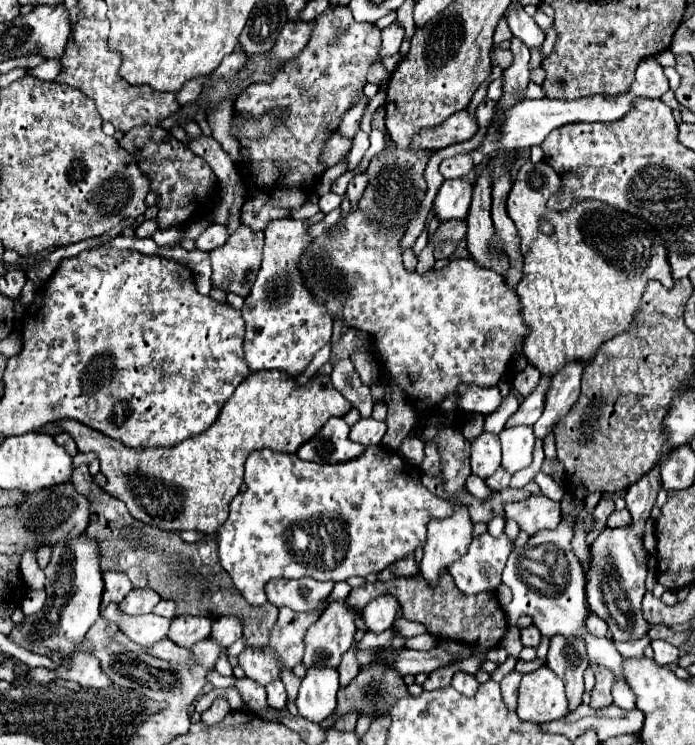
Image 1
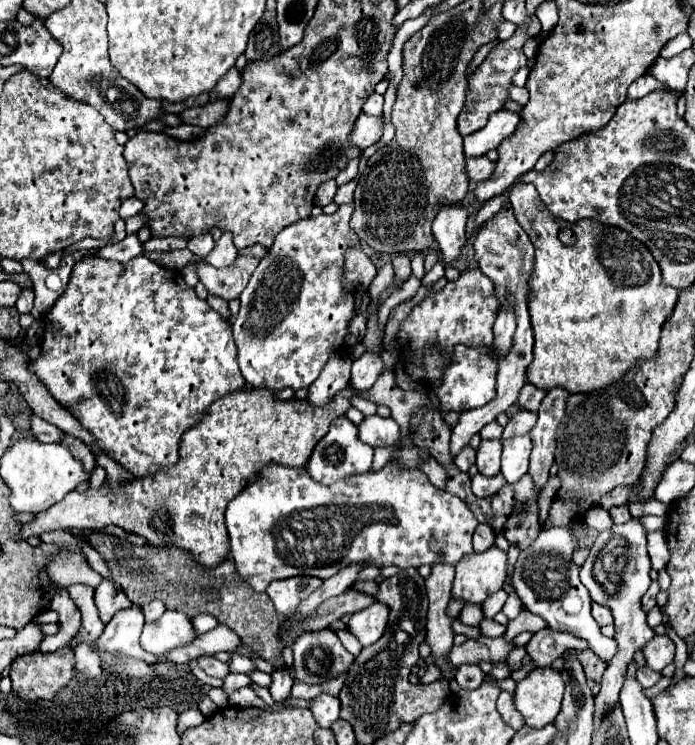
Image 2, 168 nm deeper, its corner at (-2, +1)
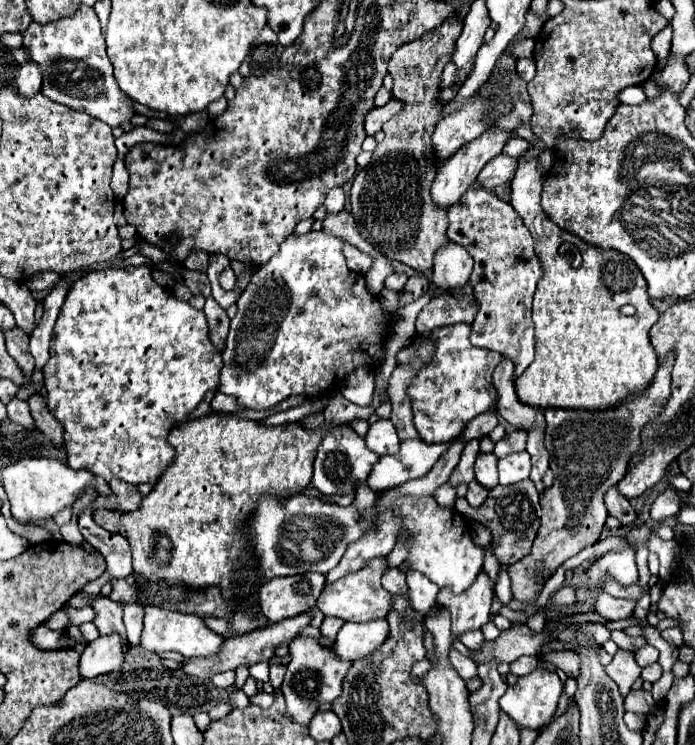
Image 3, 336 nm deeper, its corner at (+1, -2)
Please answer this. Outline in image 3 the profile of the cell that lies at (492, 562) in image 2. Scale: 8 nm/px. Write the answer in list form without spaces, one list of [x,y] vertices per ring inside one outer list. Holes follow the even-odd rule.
[[[481,572],[475,584],[459,596],[455,596],[449,588],[439,590],[435,606],[449,610],[453,642],[459,640],[459,636],[469,630],[481,630],[481,626],[489,622],[491,600],[493,600],[493,584],[485,576],[485,572]]]

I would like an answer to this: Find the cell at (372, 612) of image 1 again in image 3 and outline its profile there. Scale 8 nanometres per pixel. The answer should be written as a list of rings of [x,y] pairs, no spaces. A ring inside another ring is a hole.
[[[371,620],[371,622],[347,622],[333,644],[333,652],[341,660],[349,660],[351,664],[373,654],[389,636],[387,620]]]

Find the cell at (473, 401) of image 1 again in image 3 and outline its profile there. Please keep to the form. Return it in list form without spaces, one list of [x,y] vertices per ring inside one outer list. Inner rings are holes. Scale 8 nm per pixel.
[[[463,322],[453,326],[441,326],[429,334],[419,336],[409,348],[403,348],[397,353],[397,362],[407,364],[415,358],[417,344],[421,340],[431,338],[435,342],[435,352],[431,360],[411,378],[411,384],[407,386],[407,396],[411,398],[413,408],[413,422],[419,438],[425,444],[455,440],[465,430],[469,420],[487,410],[493,410],[495,406],[497,392],[493,388],[491,376],[493,368],[497,368],[497,364],[501,362],[501,354],[469,344],[469,334],[471,326]]]

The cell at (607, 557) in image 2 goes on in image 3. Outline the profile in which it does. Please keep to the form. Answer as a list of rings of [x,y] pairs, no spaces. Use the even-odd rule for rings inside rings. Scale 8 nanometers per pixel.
[[[627,548],[615,554],[605,554],[595,560],[586,571],[587,584],[590,588],[602,588],[604,573],[609,573],[619,584],[630,586],[637,582],[637,564],[635,564],[635,550]]]

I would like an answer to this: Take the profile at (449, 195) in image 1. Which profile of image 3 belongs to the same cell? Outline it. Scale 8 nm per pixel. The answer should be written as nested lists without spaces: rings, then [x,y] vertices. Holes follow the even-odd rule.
[[[451,242],[445,248],[437,250],[435,254],[431,286],[451,294],[467,284],[471,270],[473,270],[473,258],[461,246]]]

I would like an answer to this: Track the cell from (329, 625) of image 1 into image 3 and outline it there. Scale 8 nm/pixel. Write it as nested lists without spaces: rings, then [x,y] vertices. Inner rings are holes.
[[[315,638],[293,640],[289,644],[289,654],[291,662],[287,666],[287,674],[281,684],[281,692],[285,698],[285,714],[293,722],[307,726],[311,718],[317,714],[321,704],[333,702],[341,694],[341,684],[351,664],[339,660],[331,648],[323,648]]]

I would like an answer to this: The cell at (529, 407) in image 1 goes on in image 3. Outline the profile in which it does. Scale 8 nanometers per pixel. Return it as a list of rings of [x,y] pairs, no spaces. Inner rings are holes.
[[[513,430],[513,432],[505,434],[505,438],[501,438],[495,444],[493,454],[497,458],[503,458],[503,456],[513,454],[513,452],[523,452],[525,450],[525,442],[527,442],[527,434],[523,430]]]

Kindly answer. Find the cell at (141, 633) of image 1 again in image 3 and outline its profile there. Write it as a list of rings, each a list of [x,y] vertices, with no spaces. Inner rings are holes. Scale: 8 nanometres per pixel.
[[[143,604],[143,612],[145,612],[145,616],[143,616],[141,646],[147,648],[153,654],[173,650],[173,652],[179,652],[187,658],[191,658],[191,656],[209,658],[209,656],[215,656],[221,650],[221,644],[225,642],[223,636],[209,630],[205,626],[203,618],[199,618],[195,614],[183,614],[183,612],[177,612],[177,610],[165,610],[165,608],[145,606],[145,604]]]

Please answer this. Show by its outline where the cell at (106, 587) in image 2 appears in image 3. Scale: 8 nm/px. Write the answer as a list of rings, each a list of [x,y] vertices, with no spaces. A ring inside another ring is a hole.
[[[101,596],[99,600],[93,602],[93,608],[97,610],[97,618],[93,622],[99,628],[99,634],[107,636],[117,632],[125,644],[127,638],[125,638],[125,626],[123,626],[123,606]]]

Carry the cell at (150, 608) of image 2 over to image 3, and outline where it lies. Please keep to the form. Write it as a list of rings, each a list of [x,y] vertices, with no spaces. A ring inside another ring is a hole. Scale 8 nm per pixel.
[[[125,604],[125,628],[127,628],[127,640],[131,646],[139,646],[141,630],[143,630],[143,608],[141,604]]]

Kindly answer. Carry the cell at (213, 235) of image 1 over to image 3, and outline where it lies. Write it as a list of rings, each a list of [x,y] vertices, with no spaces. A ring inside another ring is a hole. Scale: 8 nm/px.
[[[197,252],[197,254],[191,254],[187,260],[185,260],[185,268],[187,270],[195,270],[195,272],[207,272],[207,264],[209,264],[209,256],[203,254],[203,252]]]

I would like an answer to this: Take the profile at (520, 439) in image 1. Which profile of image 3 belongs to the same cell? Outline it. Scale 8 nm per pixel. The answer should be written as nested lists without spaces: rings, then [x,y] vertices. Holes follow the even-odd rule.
[[[515,452],[499,460],[499,484],[509,486],[521,482],[531,472],[531,456],[527,452]]]

